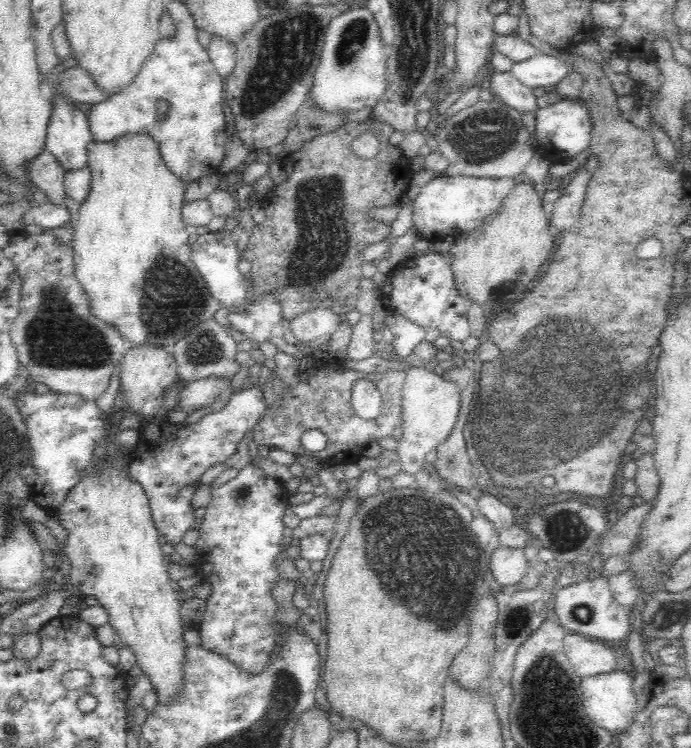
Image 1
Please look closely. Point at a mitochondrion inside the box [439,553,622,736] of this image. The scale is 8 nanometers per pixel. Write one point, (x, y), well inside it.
(581, 613)

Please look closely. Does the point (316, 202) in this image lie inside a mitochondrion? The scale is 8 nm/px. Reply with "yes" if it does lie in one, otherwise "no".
yes

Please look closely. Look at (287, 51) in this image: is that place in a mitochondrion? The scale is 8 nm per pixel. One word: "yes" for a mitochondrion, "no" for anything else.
yes

